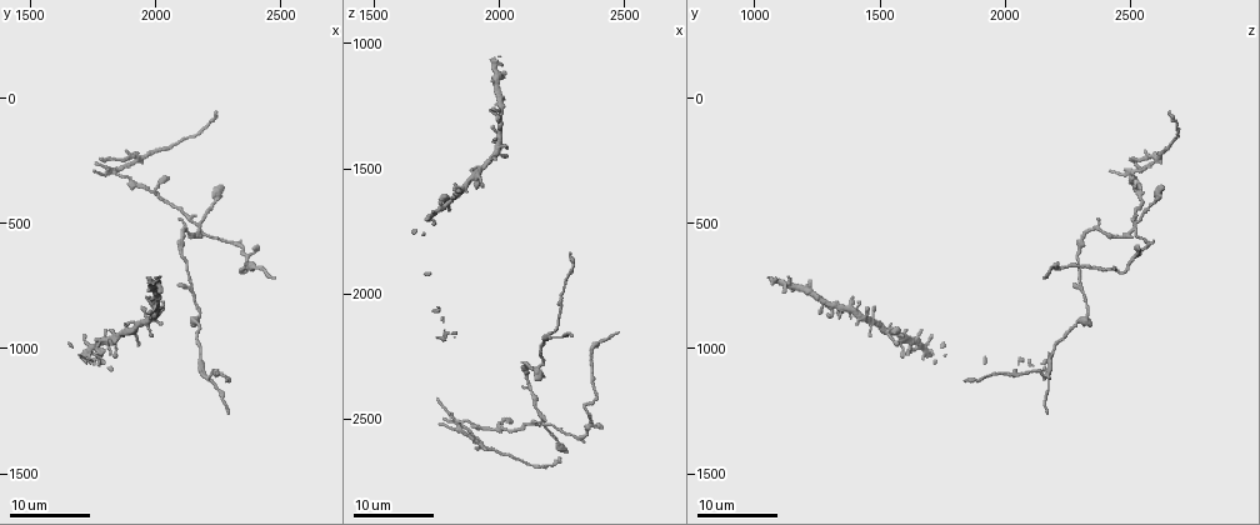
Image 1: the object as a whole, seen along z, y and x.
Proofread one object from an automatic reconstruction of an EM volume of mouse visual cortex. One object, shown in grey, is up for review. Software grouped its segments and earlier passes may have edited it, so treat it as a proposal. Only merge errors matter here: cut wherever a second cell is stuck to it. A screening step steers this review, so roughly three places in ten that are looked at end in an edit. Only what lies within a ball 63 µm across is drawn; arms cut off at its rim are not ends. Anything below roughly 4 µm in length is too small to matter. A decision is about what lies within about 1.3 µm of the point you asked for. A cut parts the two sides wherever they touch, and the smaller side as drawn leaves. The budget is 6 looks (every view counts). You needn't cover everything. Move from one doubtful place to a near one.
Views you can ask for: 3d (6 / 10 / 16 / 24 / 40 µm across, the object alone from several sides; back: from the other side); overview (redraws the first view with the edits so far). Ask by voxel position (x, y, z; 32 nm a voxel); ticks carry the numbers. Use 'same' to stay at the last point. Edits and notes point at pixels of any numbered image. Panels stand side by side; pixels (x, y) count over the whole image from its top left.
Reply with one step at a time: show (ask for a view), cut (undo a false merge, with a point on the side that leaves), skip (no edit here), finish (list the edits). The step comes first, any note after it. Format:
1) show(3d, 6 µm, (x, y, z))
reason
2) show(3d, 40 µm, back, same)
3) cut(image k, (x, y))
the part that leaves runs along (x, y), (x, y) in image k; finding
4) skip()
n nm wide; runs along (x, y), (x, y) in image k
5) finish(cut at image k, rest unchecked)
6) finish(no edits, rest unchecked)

show(3d, 24 µm, (2180, 860, 2340))
calibre changes

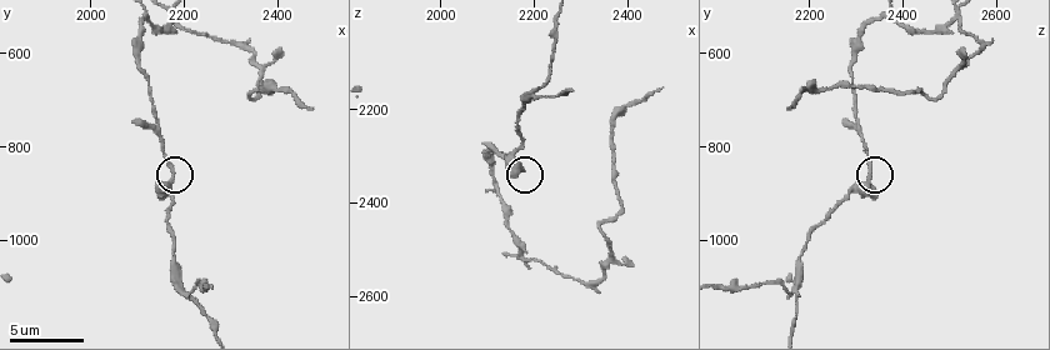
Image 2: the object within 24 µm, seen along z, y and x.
show(3d, 6 µm, (2170, 865, 2325))

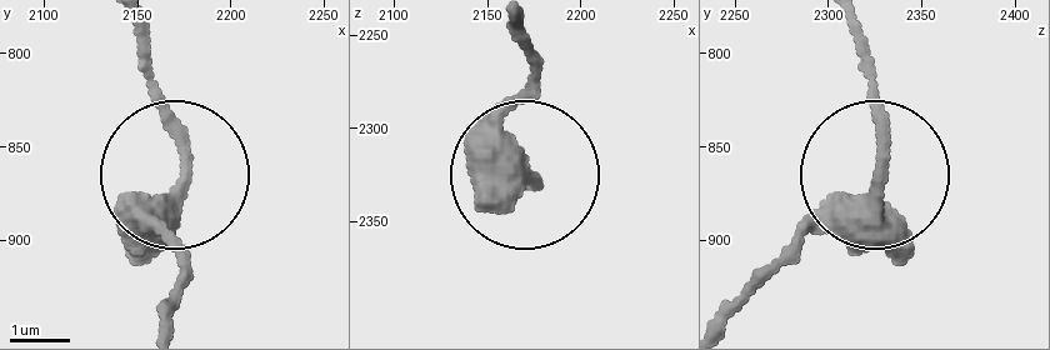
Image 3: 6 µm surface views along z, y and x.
skip()
runs along (175, 299), (145, 224), (189, 139), (155, 79), (145, 20) in image 3; continuous, no second cell

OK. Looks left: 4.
show(3d, 16 µm, (2110, 545, 2320))
sudden change in width

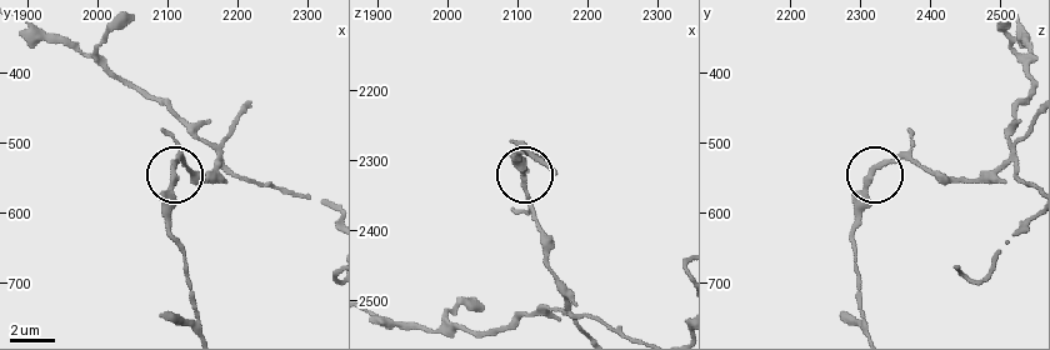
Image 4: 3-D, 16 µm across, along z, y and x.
skip()
all the same cell

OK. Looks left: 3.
show(3d, 6 µm, (2175, 520, 2515))
four or more arms meet

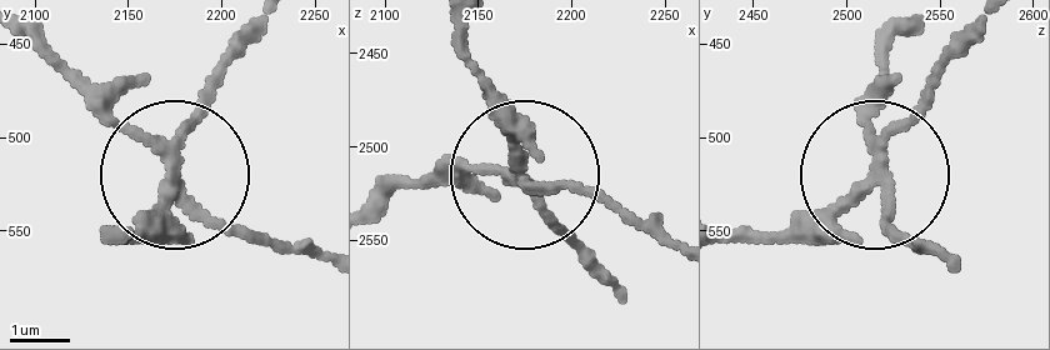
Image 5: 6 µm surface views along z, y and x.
show(3d, 6 µm, back, (2176, 526, 2518))

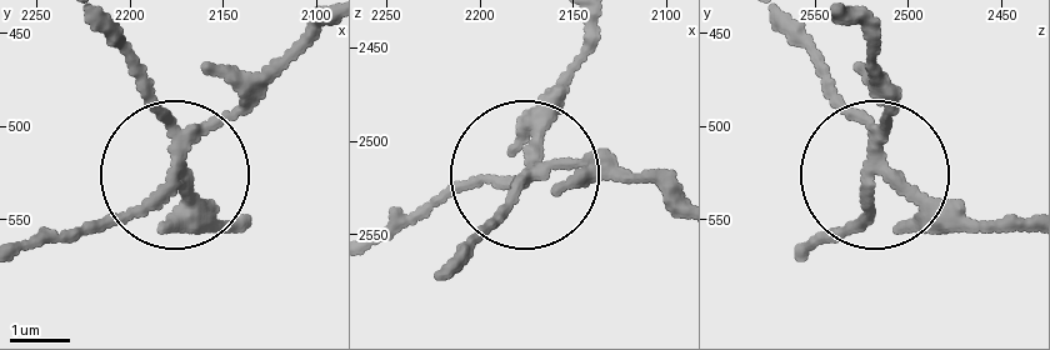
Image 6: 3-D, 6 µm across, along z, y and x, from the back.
cut(image 6, (219, 66))
200 nm wide; the part that leaves runs along (190, 145), (320, 40) in image 6; two cells meet here

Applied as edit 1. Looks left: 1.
finish(cut at image 6, rest unchecked)

